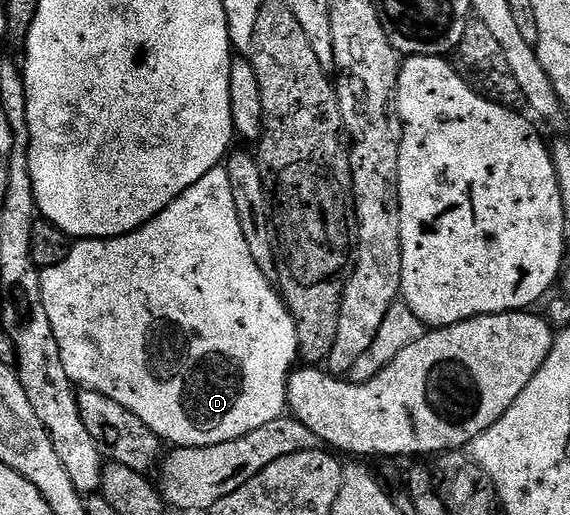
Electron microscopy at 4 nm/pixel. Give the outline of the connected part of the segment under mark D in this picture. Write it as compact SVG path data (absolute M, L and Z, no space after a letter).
M218 167L207 171L203 179L187 187L187 191L179 194L166 209L159 211L159 215L152 217L134 233L104 239L81 239L74 244L77 246L70 253L69 245L70 237L47 220L38 219L31 227L31 259L41 270L43 307L47 311L47 319L51 319L51 331L55 331L59 355L69 374L85 373L84 384L88 388L100 389L103 395L123 403L123 407L139 415L139 419L143 419L143 423L147 423L147 427L151 427L151 431L155 431L162 442L173 447L227 443L263 427L263 423L279 419L286 412L287 382L299 357L297 324L285 308L285 302L282 301L274 282L259 268L255 259L251 259L247 239L243 239L243 227L239 227L235 198L231 196L231 179L227 179L225 168Z

